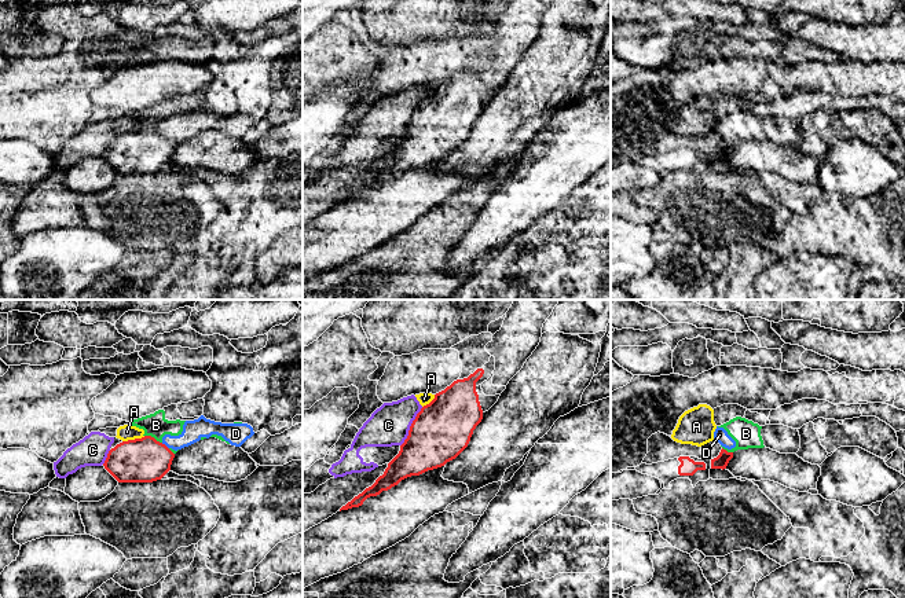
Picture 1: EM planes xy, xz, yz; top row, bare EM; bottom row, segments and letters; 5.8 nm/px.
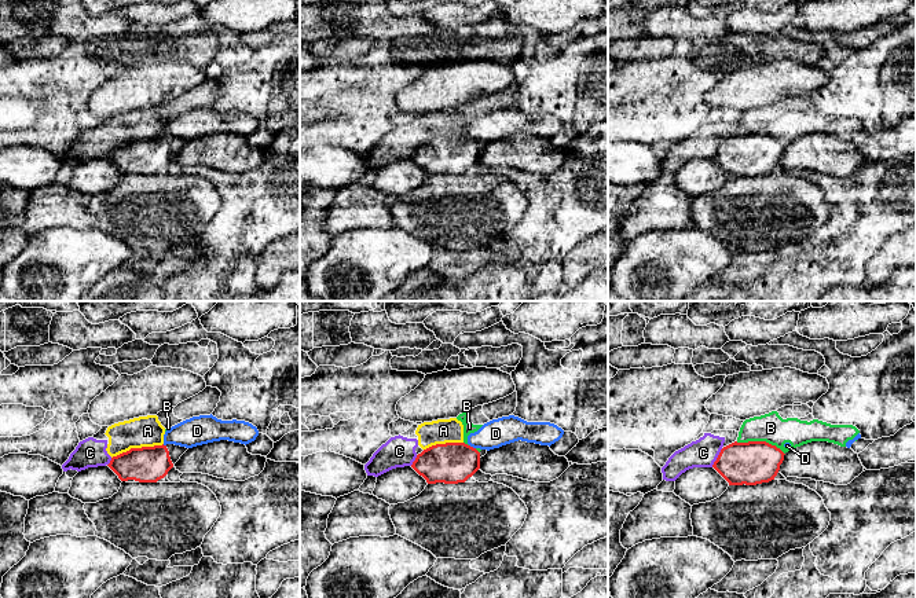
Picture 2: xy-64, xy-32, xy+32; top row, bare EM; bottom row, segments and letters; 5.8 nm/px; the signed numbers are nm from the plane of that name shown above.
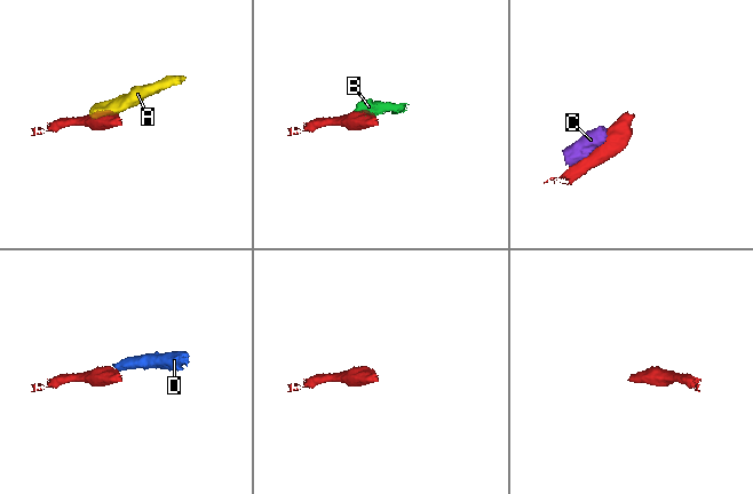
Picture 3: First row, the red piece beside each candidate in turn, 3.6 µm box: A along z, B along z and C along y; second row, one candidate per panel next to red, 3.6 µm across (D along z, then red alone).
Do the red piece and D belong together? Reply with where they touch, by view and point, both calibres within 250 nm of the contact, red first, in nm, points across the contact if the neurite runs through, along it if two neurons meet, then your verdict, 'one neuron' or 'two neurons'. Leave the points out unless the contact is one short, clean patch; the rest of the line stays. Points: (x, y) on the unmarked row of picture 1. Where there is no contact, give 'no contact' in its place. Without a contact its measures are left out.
xy (165, 138) | 260/120 nm | along xy (161, 135), (168, 140) | two neurons

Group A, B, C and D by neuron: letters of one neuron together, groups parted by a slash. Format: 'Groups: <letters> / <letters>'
Groups: A C / B D

